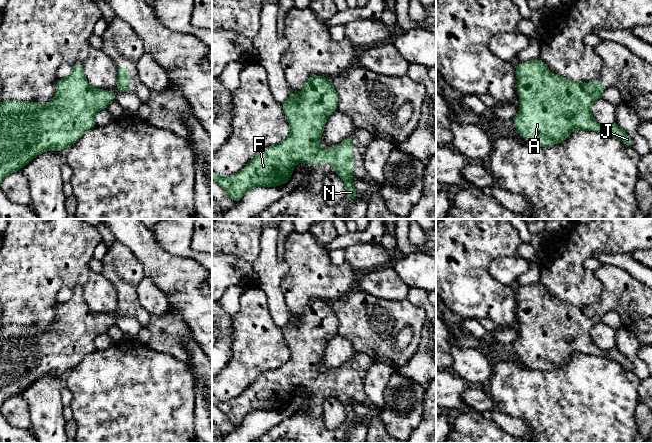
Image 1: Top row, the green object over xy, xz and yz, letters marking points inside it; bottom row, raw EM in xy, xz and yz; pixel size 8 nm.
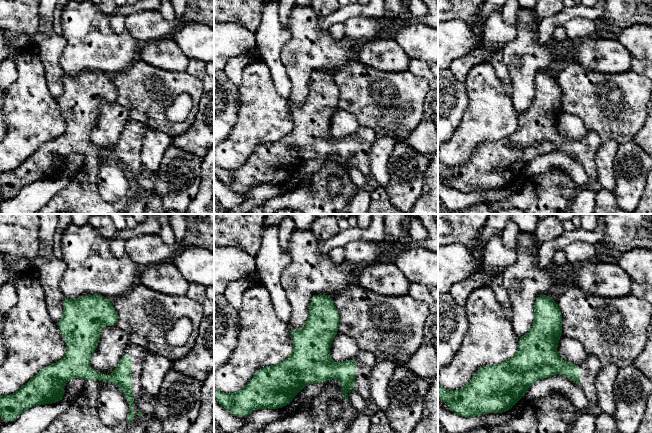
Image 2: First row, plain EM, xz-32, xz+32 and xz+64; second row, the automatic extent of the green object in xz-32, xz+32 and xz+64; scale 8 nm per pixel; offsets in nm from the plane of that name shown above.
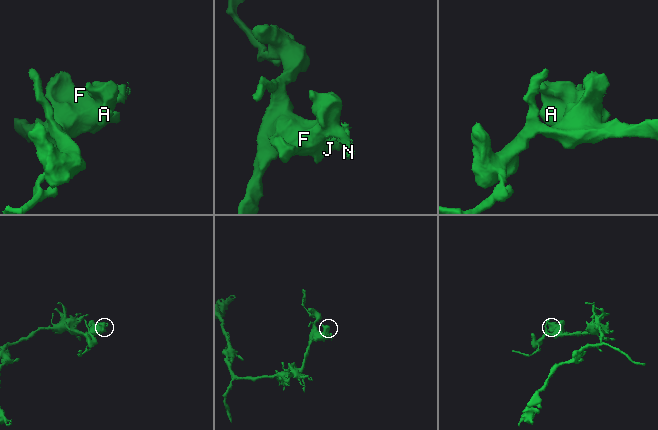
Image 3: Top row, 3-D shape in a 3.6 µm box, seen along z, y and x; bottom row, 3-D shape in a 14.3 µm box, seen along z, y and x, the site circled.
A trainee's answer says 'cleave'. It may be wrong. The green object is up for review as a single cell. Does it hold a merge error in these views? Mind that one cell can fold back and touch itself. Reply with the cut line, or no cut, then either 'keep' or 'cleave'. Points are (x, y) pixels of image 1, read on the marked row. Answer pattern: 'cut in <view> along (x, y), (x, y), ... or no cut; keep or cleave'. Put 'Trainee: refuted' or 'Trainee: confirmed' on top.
Trainee: refuted
no cut; keep

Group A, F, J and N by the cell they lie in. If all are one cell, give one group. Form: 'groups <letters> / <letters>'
groups A F J N

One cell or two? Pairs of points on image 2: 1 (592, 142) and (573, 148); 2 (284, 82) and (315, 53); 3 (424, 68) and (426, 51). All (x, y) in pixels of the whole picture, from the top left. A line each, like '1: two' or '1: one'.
1: one
2: two
3: two

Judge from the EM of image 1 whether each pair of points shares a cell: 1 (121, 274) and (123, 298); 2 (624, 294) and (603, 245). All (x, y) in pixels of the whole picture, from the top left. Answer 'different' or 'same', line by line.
1: same
2: different

